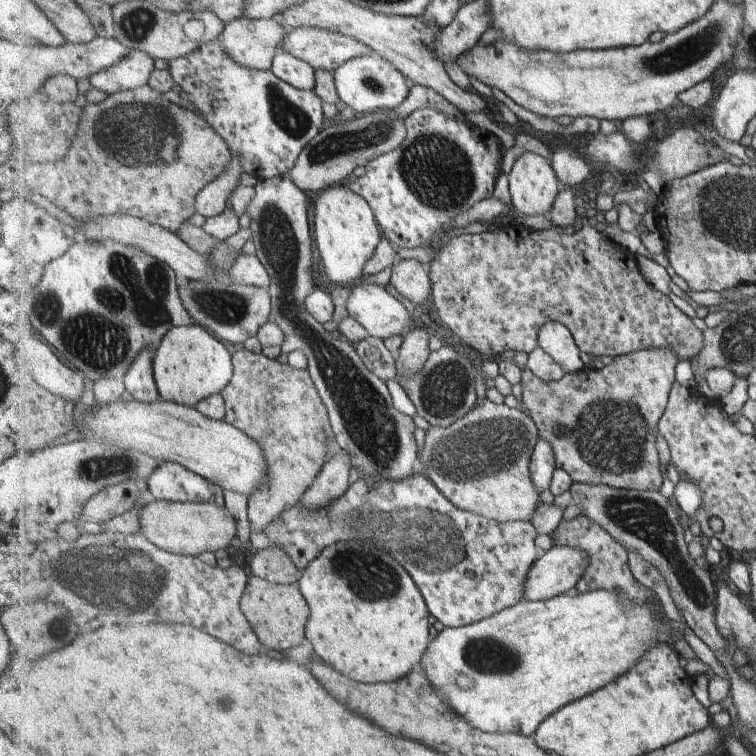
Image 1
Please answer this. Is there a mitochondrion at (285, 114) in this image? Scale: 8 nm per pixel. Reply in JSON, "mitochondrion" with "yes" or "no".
{"mitochondrion":"yes"}

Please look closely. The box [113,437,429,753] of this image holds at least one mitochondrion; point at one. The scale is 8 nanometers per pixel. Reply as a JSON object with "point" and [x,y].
{"point":[372,576]}

